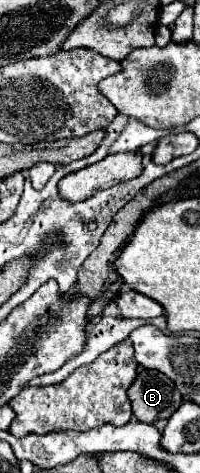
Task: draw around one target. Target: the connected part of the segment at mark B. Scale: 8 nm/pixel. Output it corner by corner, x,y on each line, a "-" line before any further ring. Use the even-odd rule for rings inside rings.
150,369
138,371
136,381
128,389
128,397
132,401
134,417
142,423
168,419
182,403
174,383
166,375

